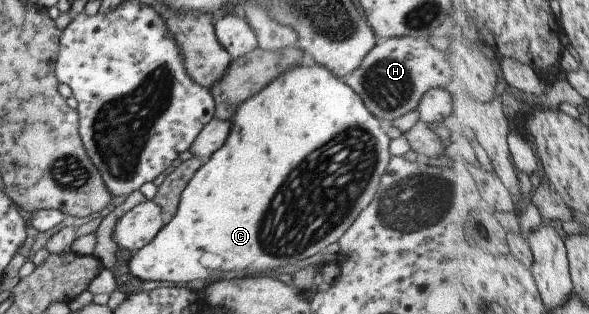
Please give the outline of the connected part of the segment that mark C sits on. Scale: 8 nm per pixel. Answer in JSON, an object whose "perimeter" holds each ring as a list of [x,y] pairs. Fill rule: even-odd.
{"perimeter":[[[309,59],[298,63],[297,67],[284,71],[281,77],[267,84],[258,94],[243,102],[239,108],[233,112],[231,118],[230,132],[225,143],[216,152],[203,161],[202,166],[195,172],[189,180],[185,189],[178,199],[178,206],[173,216],[165,221],[160,232],[146,246],[137,250],[129,260],[128,268],[131,275],[141,279],[143,282],[171,282],[171,284],[189,284],[197,280],[211,278],[217,272],[241,272],[250,273],[251,270],[262,271],[266,269],[281,268],[283,266],[293,266],[301,260],[305,260],[330,244],[338,242],[341,236],[352,226],[353,220],[369,204],[380,177],[385,172],[390,155],[387,152],[389,138],[386,135],[385,126],[377,118],[374,118],[361,103],[361,100],[343,83],[328,72],[325,68],[313,64]]]}

